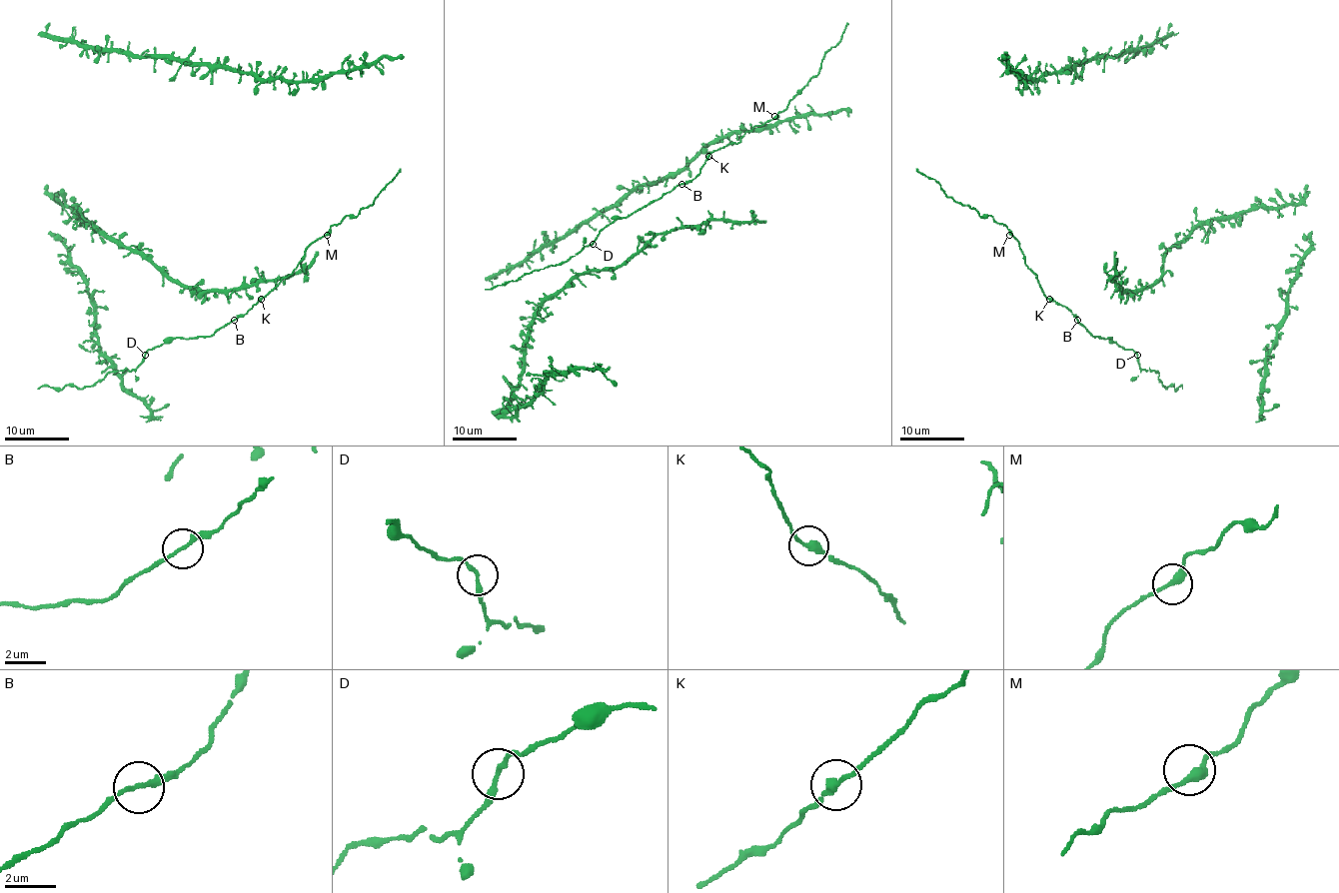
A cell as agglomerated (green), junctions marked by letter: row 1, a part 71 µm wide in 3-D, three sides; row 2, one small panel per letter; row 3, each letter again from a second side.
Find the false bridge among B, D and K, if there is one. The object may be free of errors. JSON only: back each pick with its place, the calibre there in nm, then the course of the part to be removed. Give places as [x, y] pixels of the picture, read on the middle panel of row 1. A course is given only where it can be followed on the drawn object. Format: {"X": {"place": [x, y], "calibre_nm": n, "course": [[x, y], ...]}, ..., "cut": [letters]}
{"K": {"place": [708, 156], "calibre_nm": 280, "course": [[708, 156], [737, 143], [754, 126], [771, 121], [782, 111], [816, 75], [822, 56], [840, 40], [846, 22]]}, "cut": ["K"]}

